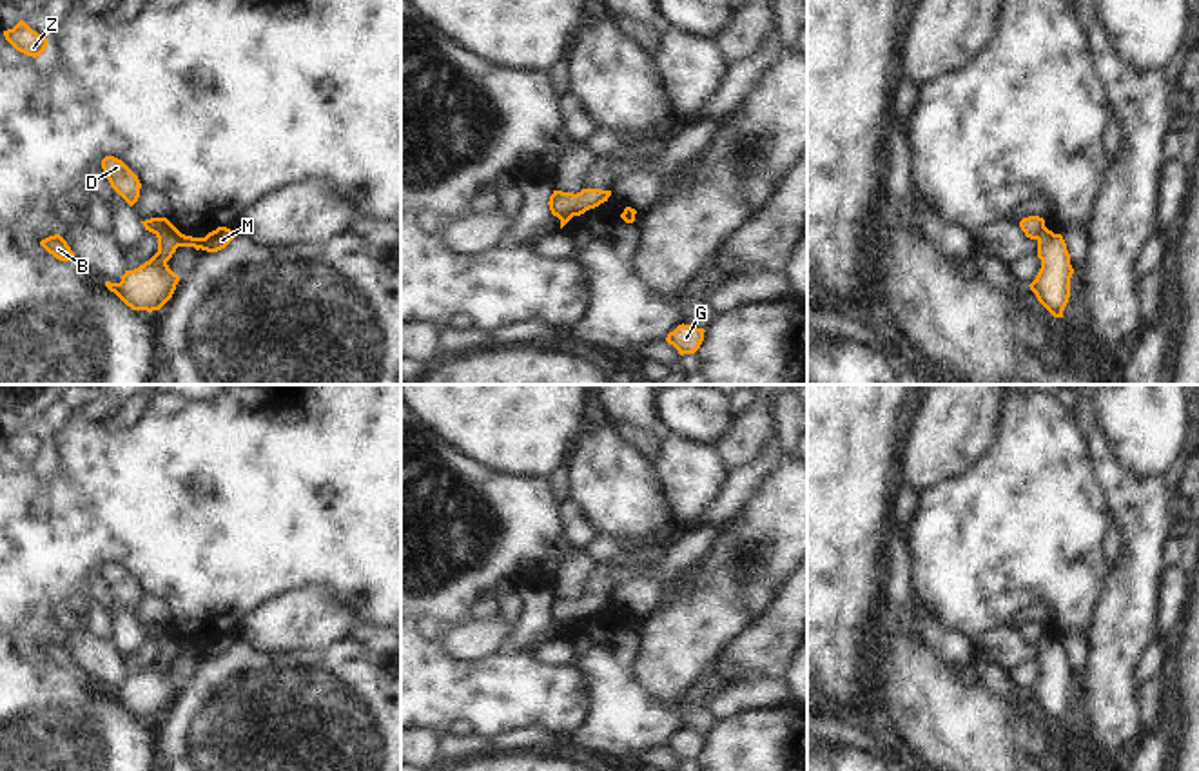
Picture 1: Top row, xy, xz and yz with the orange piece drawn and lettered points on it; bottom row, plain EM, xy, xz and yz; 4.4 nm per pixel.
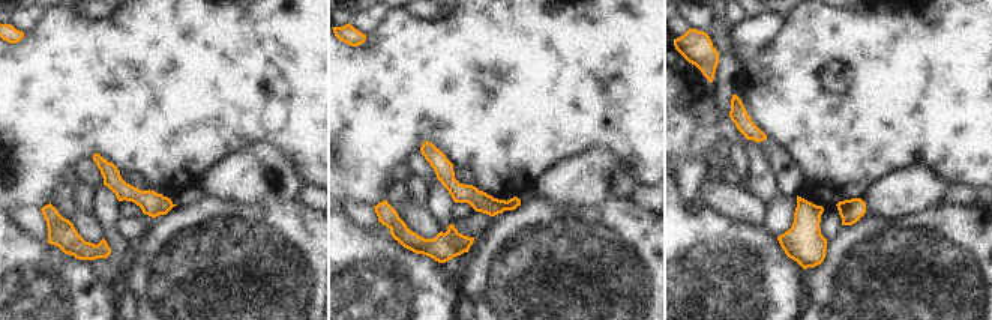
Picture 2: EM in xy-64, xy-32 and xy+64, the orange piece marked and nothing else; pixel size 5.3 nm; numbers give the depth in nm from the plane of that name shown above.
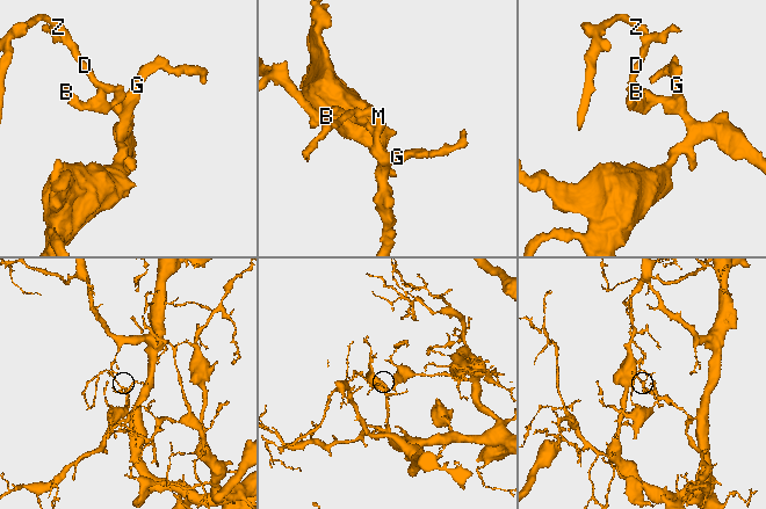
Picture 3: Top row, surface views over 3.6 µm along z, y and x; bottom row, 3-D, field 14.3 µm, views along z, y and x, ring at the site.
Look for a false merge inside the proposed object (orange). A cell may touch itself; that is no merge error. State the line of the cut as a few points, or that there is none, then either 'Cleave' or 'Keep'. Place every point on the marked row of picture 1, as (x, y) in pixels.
Split along xy (156, 233), (169, 231), (180, 245). Cleave

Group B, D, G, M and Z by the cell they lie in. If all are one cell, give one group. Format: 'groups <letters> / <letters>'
groups B G M / D Z

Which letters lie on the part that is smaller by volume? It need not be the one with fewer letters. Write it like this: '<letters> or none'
D, Z

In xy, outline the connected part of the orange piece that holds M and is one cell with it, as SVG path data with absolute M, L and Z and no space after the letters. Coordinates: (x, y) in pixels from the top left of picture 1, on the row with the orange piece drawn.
M218 227L216 230L201 238L201 250L218 252L225 249L236 238L236 234L238 234L236 230Z

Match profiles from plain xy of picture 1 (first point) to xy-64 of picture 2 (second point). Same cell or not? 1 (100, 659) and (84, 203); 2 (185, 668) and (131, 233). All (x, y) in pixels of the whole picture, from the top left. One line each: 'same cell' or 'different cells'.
1: different cells
2: same cell

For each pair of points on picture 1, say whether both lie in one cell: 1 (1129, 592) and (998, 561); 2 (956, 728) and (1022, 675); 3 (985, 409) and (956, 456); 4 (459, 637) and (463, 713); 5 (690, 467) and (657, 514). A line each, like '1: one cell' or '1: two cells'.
1: two cells
2: two cells
3: one cell
4: two cells
5: two cells

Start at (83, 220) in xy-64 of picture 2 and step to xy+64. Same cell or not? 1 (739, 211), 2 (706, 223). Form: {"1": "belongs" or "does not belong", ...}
{"1": "belongs", "2": "does not belong"}

